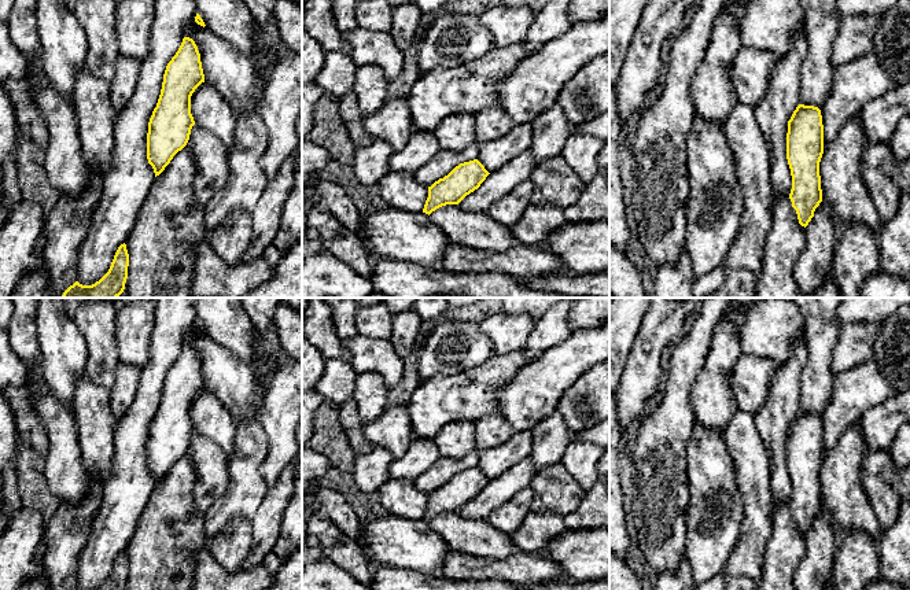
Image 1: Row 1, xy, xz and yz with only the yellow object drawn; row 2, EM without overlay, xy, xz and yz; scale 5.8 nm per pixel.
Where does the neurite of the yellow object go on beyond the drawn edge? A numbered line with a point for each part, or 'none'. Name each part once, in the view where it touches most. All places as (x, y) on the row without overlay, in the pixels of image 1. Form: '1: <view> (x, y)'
none

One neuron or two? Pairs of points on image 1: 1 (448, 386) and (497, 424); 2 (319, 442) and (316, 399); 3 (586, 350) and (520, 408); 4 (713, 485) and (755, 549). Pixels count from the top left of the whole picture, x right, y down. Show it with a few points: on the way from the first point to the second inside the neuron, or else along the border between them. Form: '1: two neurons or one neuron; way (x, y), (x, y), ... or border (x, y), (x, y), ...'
1: two neurons; border (498, 413), (481, 416), (474, 423)
2: two neurons; border (324, 399), (316, 413)
3: one neuron; way (570, 358), (537, 391)
4: two neurons; border (743, 496), (740, 535), (733, 552), (728, 557)

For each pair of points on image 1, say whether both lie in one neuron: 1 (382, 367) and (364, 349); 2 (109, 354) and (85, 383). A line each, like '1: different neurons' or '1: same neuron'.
1: same neuron
2: different neurons

